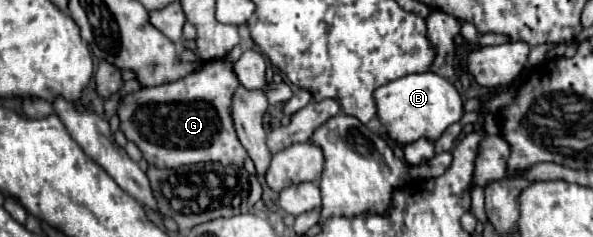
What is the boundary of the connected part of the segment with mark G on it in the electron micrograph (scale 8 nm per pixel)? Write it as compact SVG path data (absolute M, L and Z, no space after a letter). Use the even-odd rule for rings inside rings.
M207 61L179 81L127 93L117 107L121 121L119 129L141 149L147 163L157 169L177 169L207 161L217 161L227 167L243 167L247 151L237 139L231 117L233 93L237 87L239 79L231 61Z

